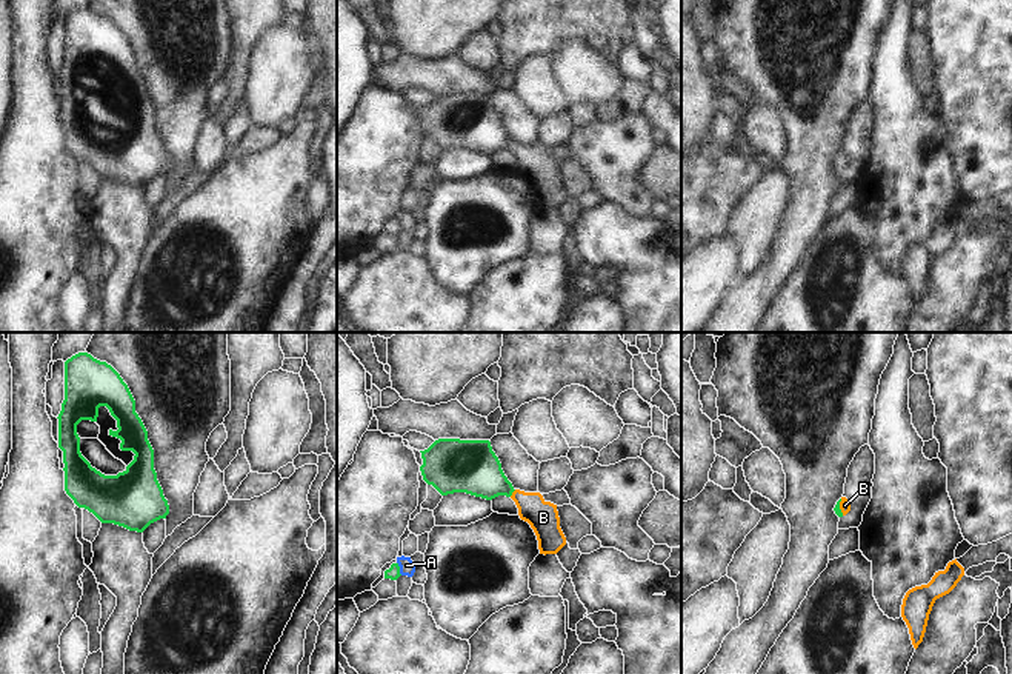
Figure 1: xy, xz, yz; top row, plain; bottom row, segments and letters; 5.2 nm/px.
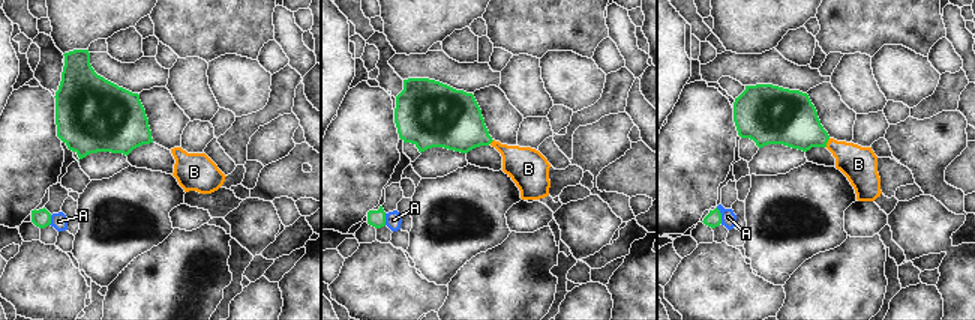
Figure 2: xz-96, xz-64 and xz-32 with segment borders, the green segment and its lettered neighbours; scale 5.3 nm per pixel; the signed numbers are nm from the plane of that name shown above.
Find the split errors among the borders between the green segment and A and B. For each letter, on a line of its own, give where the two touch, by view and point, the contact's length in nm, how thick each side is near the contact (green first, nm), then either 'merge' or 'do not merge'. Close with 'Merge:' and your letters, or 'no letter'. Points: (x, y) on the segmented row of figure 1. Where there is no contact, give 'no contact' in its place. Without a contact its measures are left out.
A: xz (399, 568) | 80 nm | 70/80 nm | do not merge
B: xz (512, 491) | 50 nm | 280/160 nm | merge
Merge: B

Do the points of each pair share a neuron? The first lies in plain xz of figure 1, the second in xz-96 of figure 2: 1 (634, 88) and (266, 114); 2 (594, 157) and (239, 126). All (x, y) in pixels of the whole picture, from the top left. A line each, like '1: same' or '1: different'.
1: same
2: different

